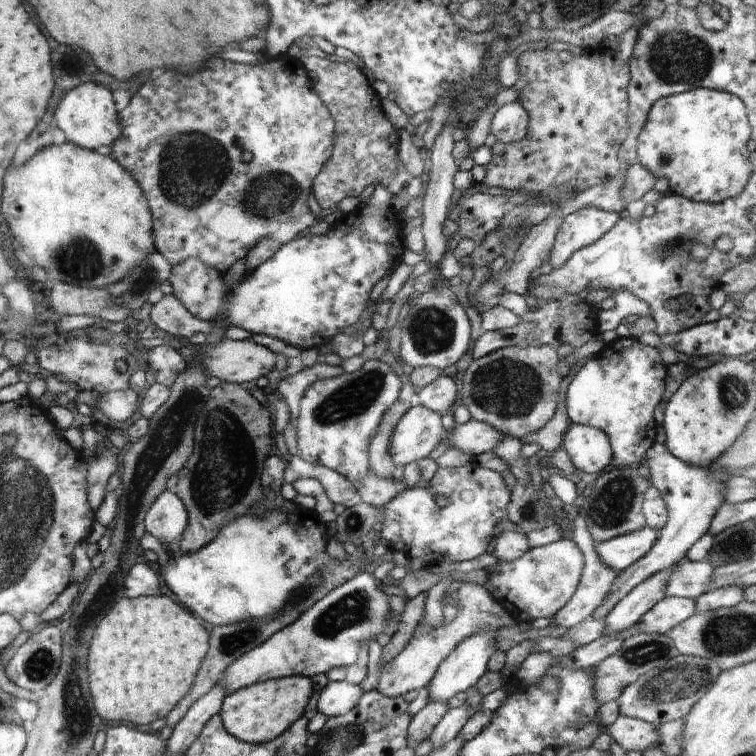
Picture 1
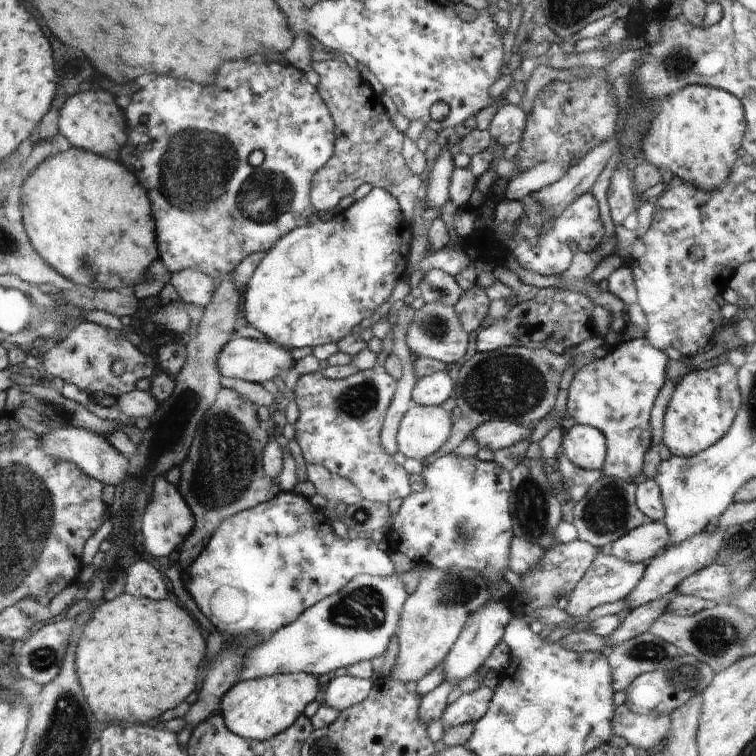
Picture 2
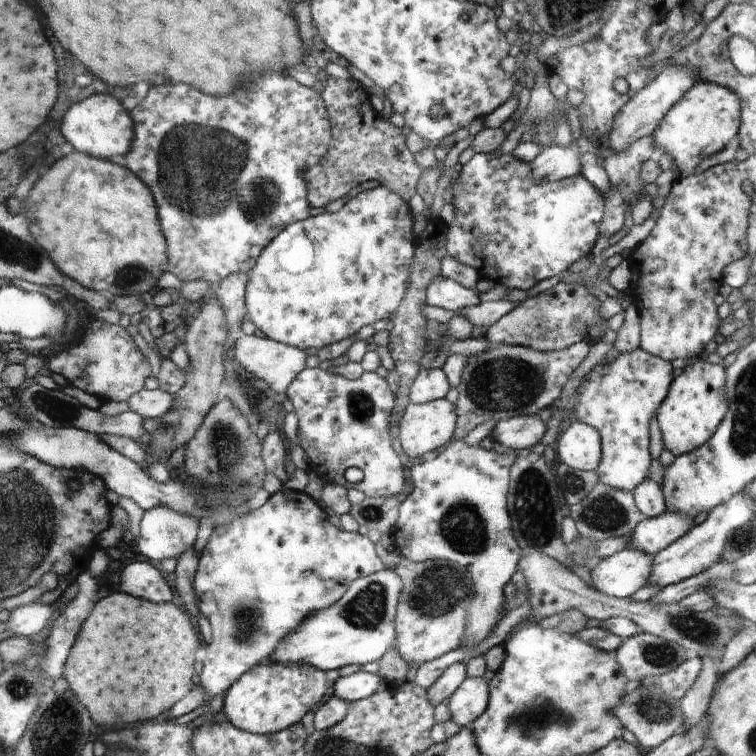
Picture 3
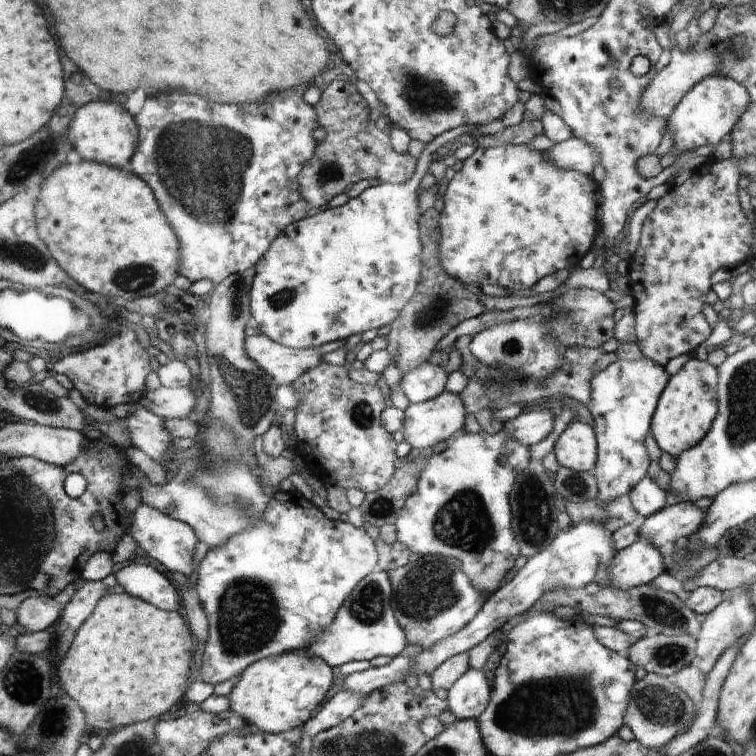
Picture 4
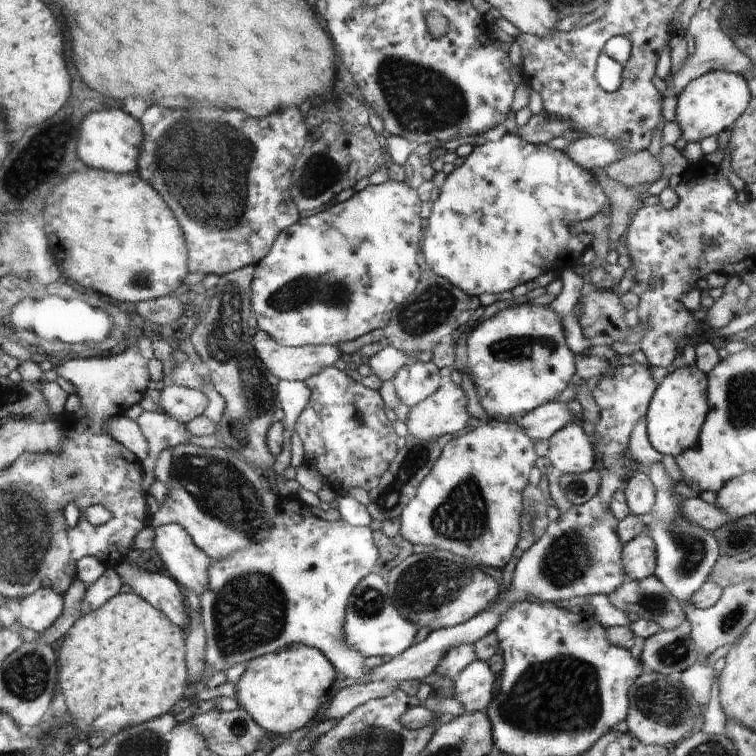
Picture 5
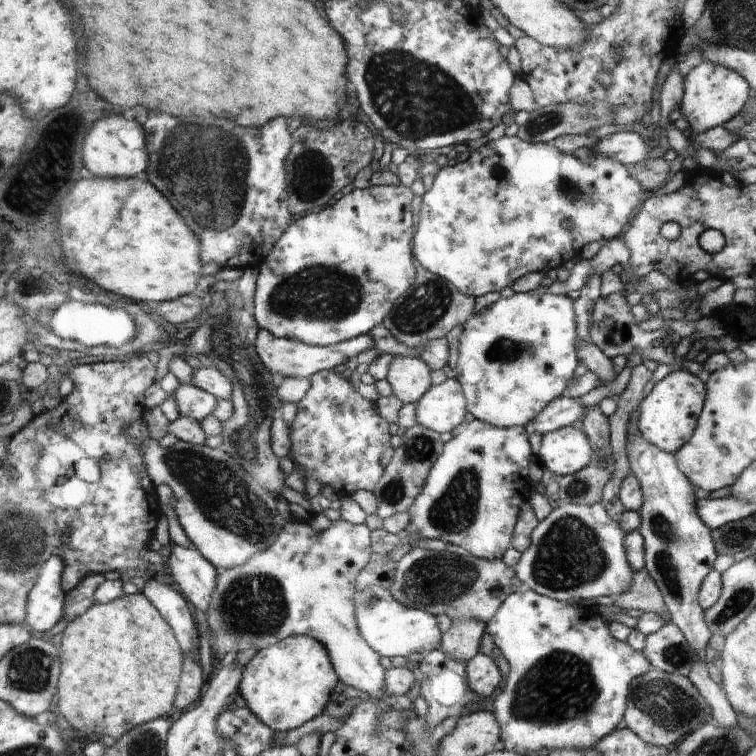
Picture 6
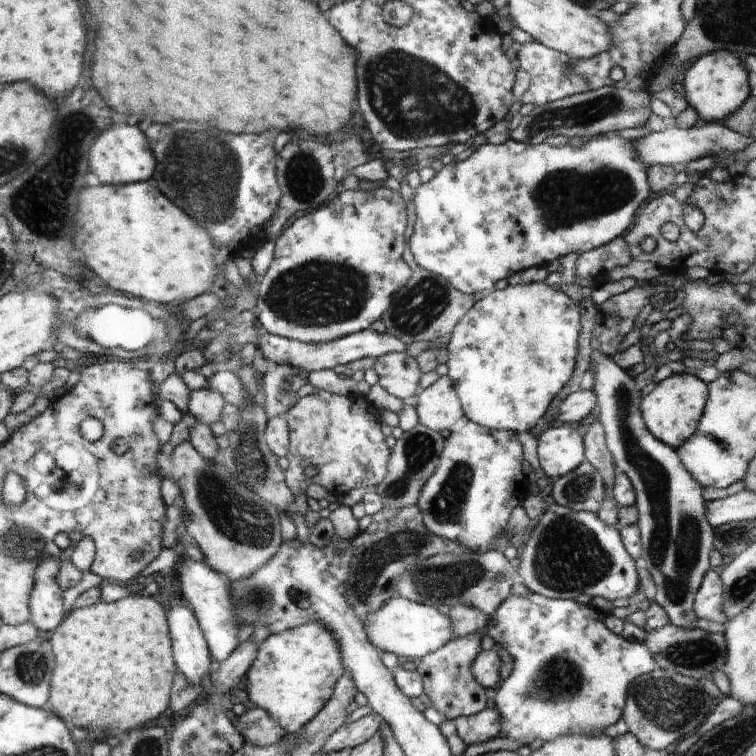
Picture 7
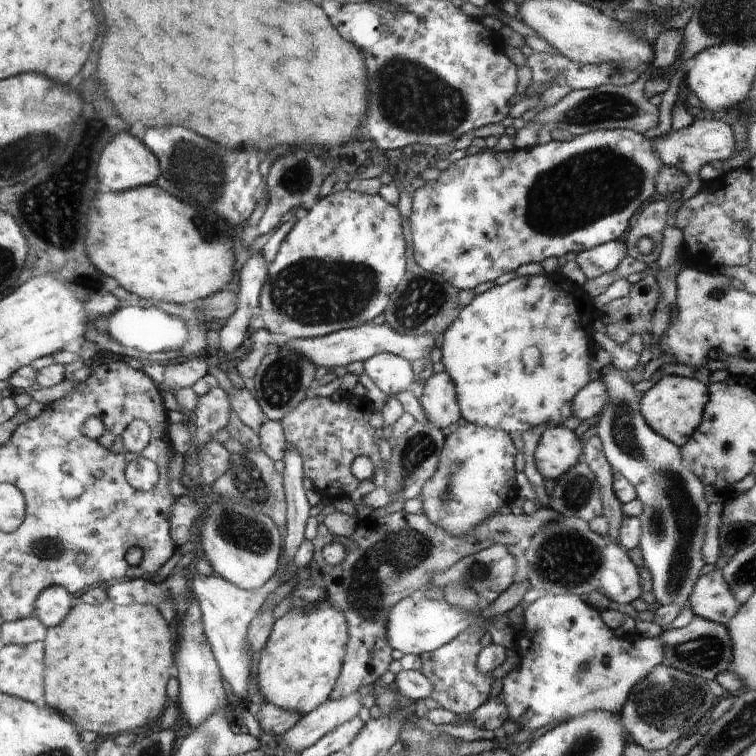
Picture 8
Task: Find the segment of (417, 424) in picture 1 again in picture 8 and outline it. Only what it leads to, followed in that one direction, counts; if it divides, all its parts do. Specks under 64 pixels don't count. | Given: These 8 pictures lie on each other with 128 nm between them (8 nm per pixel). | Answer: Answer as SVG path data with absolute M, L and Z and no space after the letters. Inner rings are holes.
M446 371L433 372L432 376L426 379L419 403L428 423L439 429L457 426L461 412L455 384Z

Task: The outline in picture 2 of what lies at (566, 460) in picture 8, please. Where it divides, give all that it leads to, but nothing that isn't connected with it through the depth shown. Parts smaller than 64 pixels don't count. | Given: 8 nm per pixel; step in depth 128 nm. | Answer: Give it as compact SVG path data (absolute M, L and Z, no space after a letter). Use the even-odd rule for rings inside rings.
M576 423L563 433L561 452L578 468L601 470L607 453L606 440L596 427Z

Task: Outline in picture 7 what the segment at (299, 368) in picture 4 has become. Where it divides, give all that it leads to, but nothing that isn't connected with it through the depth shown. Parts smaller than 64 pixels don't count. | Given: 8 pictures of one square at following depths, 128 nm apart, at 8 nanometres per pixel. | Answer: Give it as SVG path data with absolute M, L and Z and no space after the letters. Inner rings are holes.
M370 329L361 330L356 334L349 334L342 338L332 340L332 342L325 343L303 343L299 340L287 339L278 335L270 334L267 331L262 332L256 342L258 350L266 360L271 360L270 365L288 364L288 366L296 366L302 368L306 372L314 372L319 370L332 370L338 364L348 364L360 358L380 358L386 353L404 352L408 348L407 344L400 342L398 338L394 338L391 334L379 334Z

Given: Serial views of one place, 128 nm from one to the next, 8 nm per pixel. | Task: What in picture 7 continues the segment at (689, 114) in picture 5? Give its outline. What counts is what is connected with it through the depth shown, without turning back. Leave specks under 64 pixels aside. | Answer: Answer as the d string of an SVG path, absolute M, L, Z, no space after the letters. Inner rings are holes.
M723 50L695 59L685 72L680 89L687 103L696 110L701 122L724 122L746 102L751 92L749 74L742 66L740 57Z

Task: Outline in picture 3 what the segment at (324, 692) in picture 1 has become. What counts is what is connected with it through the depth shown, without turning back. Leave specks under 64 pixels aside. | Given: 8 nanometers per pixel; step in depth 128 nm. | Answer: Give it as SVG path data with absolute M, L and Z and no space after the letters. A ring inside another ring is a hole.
M358 671L345 677L339 677L333 686L333 694L344 702L356 702L356 700L362 700L374 694L380 686L380 680L378 673Z

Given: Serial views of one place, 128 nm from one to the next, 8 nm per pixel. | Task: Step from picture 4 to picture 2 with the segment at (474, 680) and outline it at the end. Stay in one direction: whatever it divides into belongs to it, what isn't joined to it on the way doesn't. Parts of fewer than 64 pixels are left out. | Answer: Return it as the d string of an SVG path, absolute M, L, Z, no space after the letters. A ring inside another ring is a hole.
M483 684L474 692L463 693L442 713L444 730L448 730L452 726L478 722L486 714L493 694L494 689Z

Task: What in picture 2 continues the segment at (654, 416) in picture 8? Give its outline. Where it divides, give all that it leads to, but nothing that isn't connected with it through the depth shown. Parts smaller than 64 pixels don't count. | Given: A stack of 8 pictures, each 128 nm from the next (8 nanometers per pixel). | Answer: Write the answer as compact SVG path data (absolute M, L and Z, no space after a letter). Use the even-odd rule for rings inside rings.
M730 362L708 370L693 369L682 376L667 405L663 419L663 442L672 455L691 457L716 444L732 426L740 410L738 368Z

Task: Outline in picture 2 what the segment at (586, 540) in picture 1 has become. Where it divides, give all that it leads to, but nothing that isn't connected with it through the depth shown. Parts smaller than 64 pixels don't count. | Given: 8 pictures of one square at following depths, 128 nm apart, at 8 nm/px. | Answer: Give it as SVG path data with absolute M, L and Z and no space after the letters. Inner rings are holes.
M599 553L576 584L575 590L572 590L572 594L562 603L562 607L570 618L584 618L592 608L600 604L624 600L640 582L645 565L645 563L630 564L614 555Z

